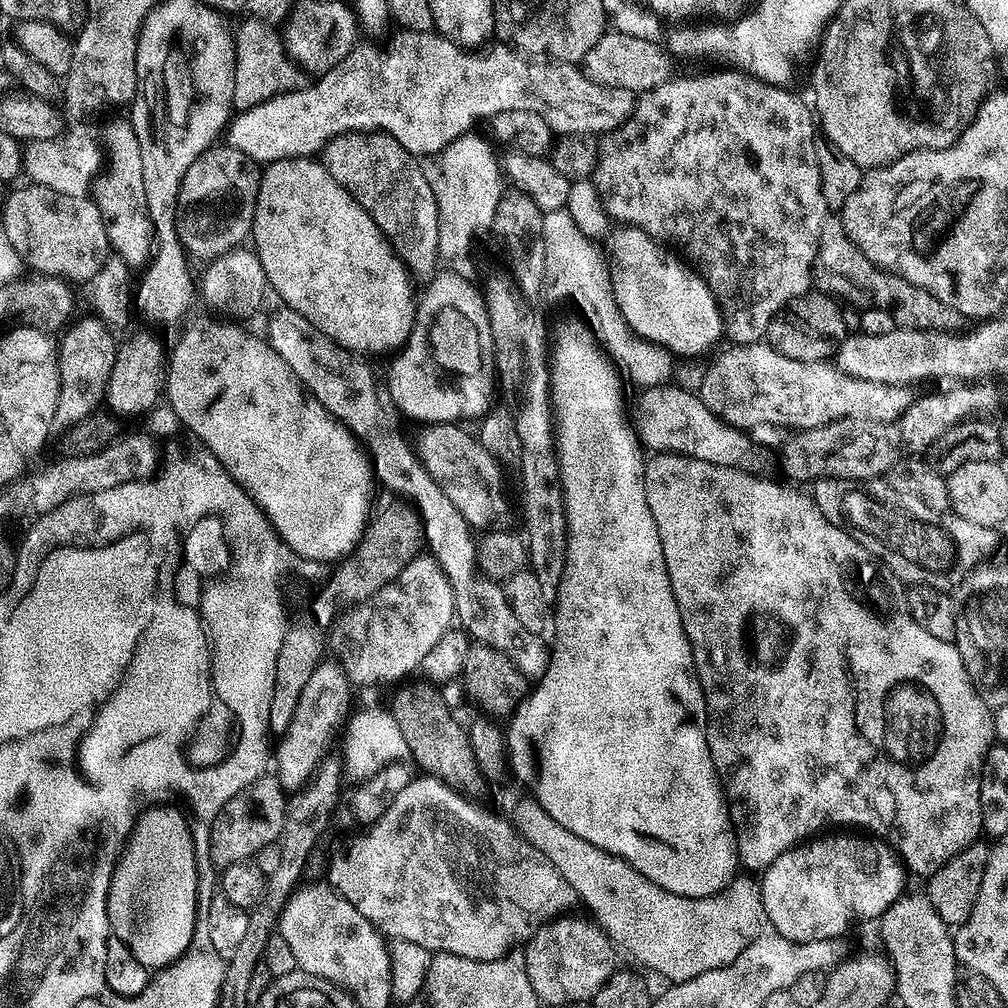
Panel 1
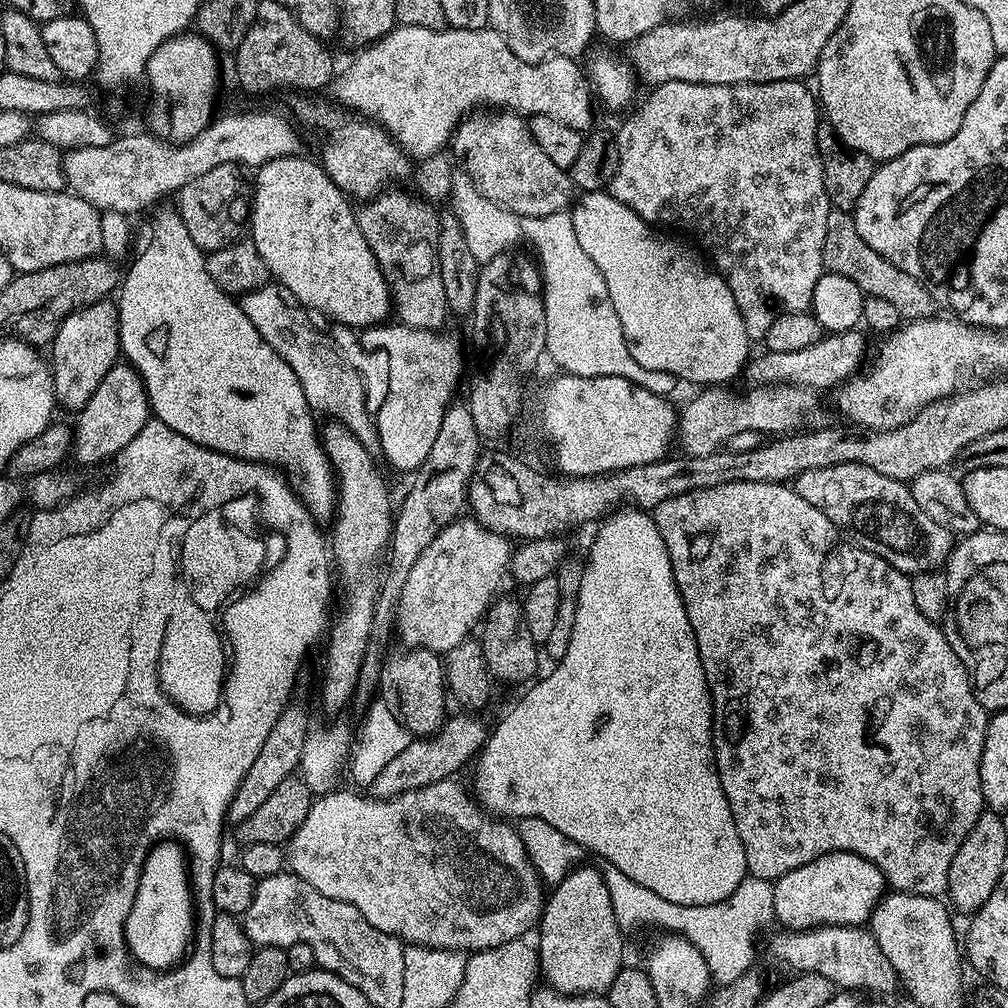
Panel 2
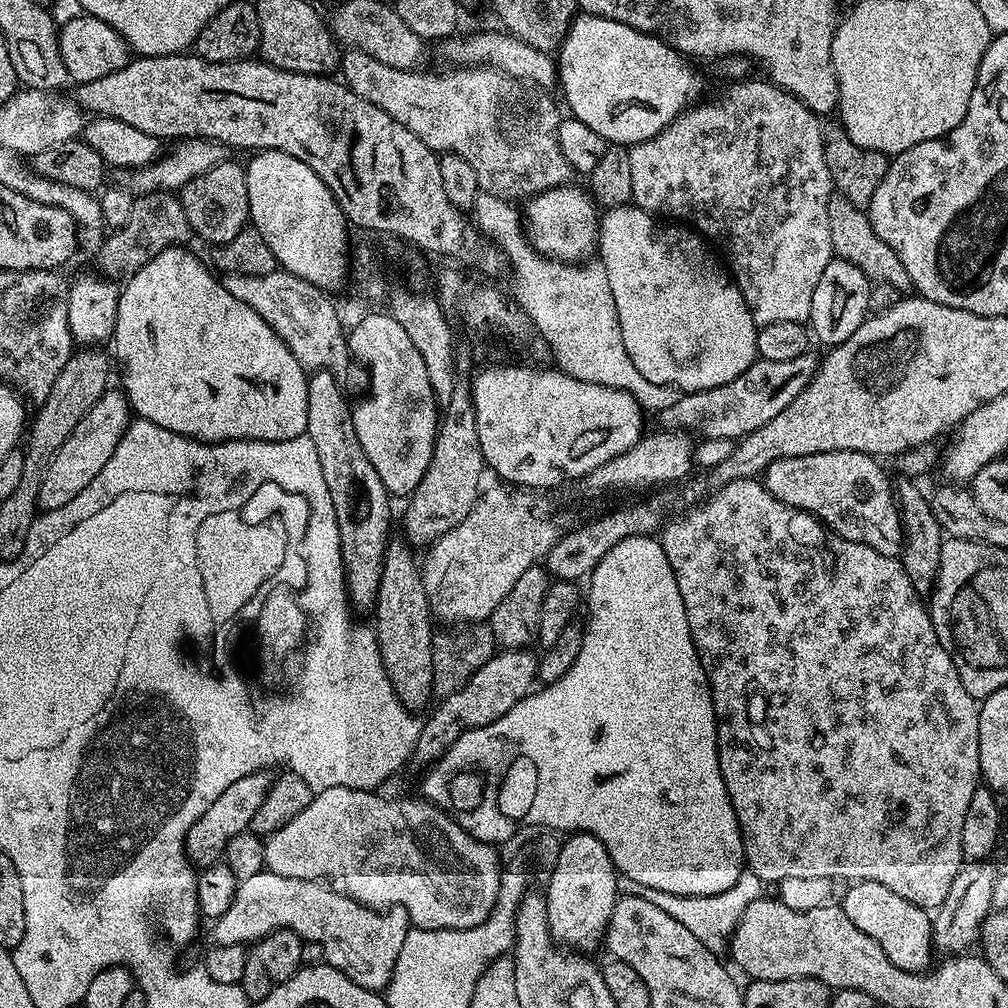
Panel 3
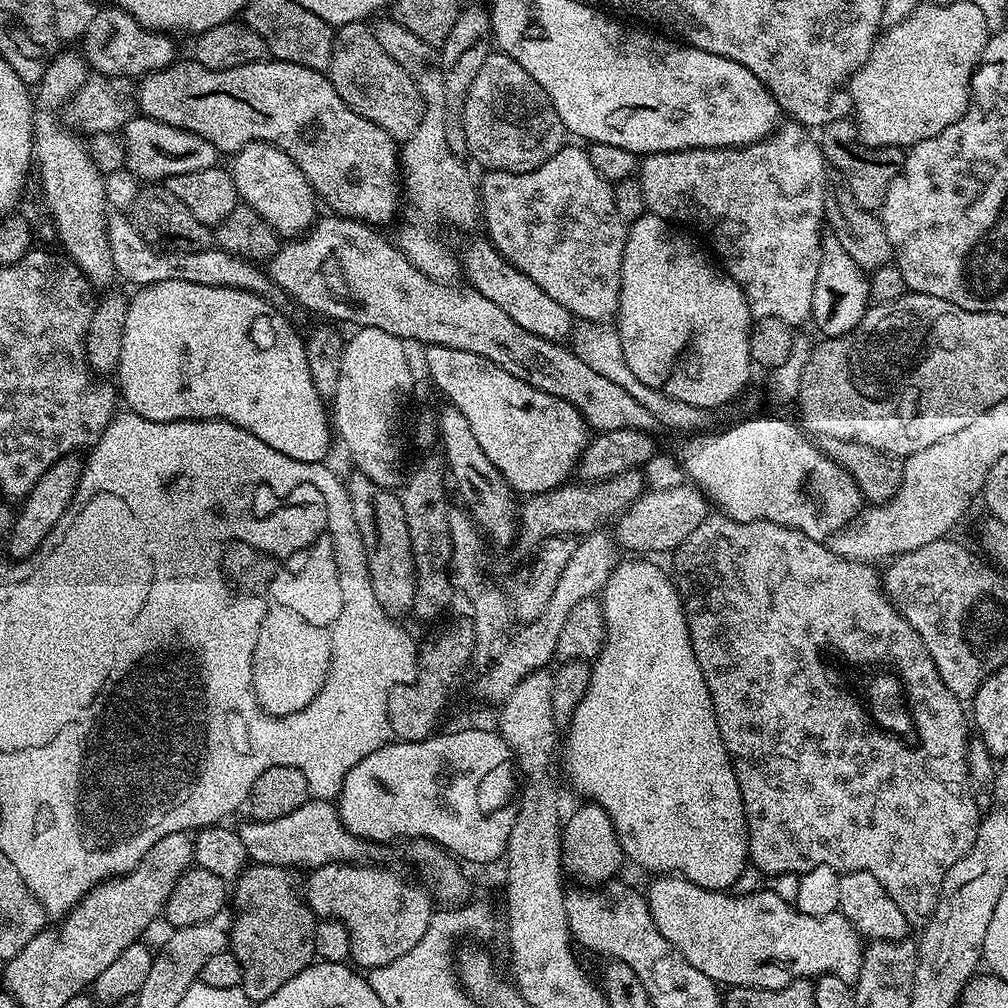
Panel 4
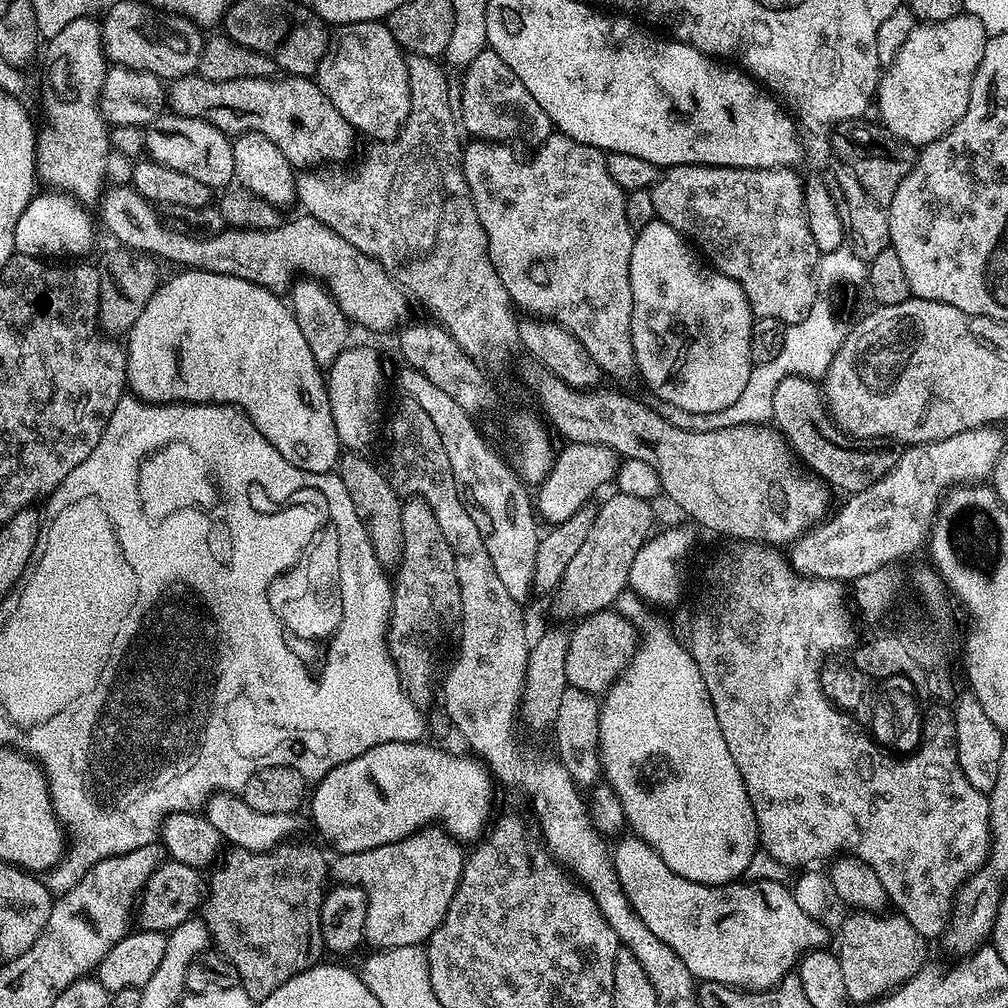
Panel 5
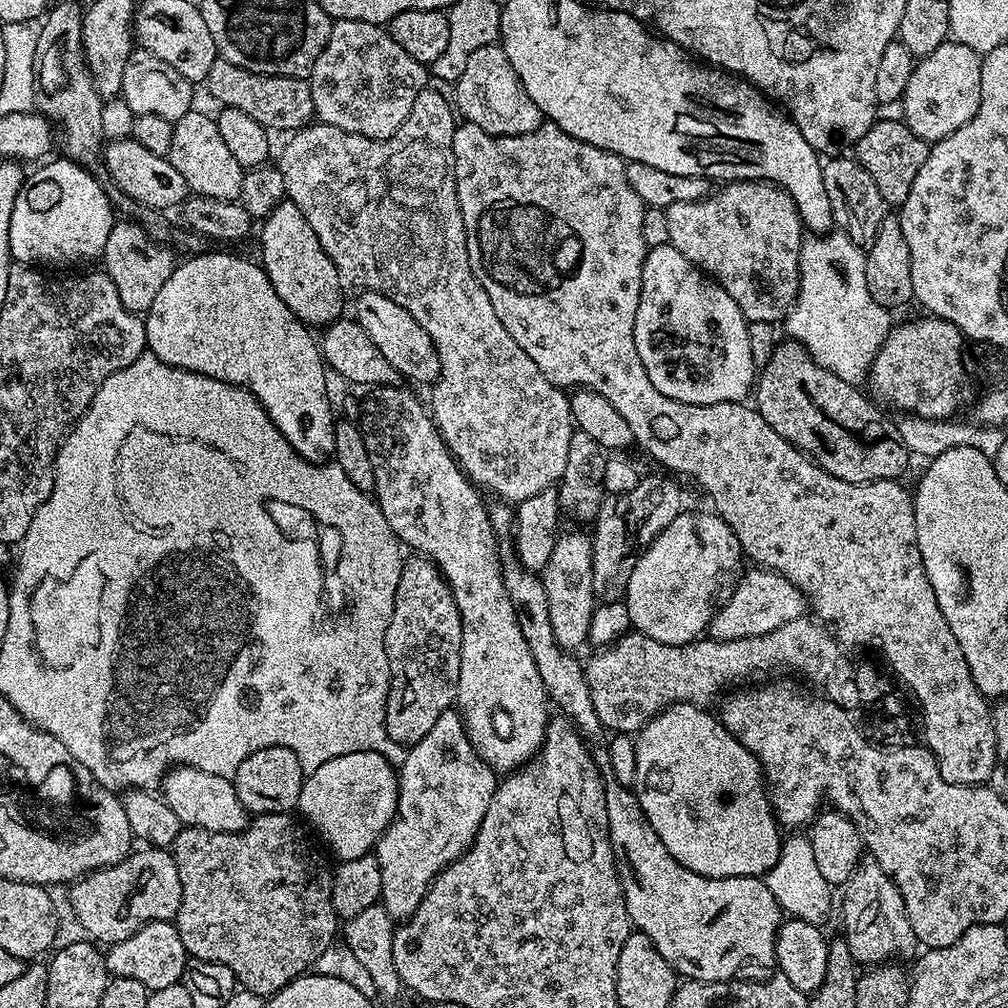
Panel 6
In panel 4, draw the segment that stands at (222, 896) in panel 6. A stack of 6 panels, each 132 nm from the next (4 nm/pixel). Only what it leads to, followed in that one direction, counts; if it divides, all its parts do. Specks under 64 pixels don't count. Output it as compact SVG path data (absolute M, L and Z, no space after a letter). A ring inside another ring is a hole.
M249 863L244 873L234 881L234 892L240 896L248 896L244 909L235 913L230 933L230 951L238 958L238 966L242 966L242 982L240 988L253 1005L260 1005L270 994L282 990L290 978L302 974L317 959L314 950L314 934L318 917L308 901L304 899L301 889L296 889L297 873L290 868L277 864Z

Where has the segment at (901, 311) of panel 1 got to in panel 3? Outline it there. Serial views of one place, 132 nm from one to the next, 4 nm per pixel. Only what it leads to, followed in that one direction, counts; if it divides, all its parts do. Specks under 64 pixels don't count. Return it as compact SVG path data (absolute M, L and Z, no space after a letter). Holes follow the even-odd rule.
M833 194L828 203L828 213L830 214L830 242L832 243L833 253L839 259L850 262L862 270L862 274L868 276L872 282L886 282L894 286L902 294L913 291L912 279L910 274L906 274L906 266L902 266L902 258L874 234L874 226L870 226L870 218L867 211L858 206L850 206L846 198L839 194Z

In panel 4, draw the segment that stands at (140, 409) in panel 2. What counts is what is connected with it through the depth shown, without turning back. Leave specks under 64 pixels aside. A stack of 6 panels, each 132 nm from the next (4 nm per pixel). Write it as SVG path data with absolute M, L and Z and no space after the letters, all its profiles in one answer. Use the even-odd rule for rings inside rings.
M79 455L64 456L38 482L29 490L24 497L16 517L12 520L12 529L8 532L8 552L13 561L25 560L27 556L33 556L42 546L42 542L54 530L56 523L62 518L62 514L72 504L72 498L76 495L76 487L80 481L82 471L82 460Z

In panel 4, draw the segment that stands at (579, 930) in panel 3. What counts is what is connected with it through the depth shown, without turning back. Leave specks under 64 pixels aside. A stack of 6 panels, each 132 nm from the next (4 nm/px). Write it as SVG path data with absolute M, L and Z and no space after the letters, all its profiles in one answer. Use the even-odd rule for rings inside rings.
M580 802L576 813L565 819L560 833L560 858L569 877L577 876L579 883L584 886L599 886L608 883L617 875L616 872L626 857L618 842L618 834L614 830L614 822L610 822L610 814L602 810L600 804Z

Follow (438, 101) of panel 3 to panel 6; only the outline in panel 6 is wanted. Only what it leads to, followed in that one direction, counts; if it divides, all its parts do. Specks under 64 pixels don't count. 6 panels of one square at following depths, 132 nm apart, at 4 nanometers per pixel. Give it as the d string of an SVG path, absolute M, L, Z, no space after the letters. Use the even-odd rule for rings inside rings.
M357 20L335 21L330 30L330 38L322 54L318 54L312 71L307 77L314 98L315 119L319 123L338 126L350 134L358 134L371 140L390 138L404 121L403 115L396 116L396 107L400 103L401 105L405 103L404 78L408 61L408 55L402 50L402 46L398 46L398 42L394 42L387 27ZM499 43L482 46L470 54L465 72L457 78L454 89L455 111L467 123L482 126L482 130L486 130L492 136L530 134L538 130L540 124L545 123L538 106L534 106L534 98L526 94L518 74L514 74L514 66L510 66L510 58L506 58Z

